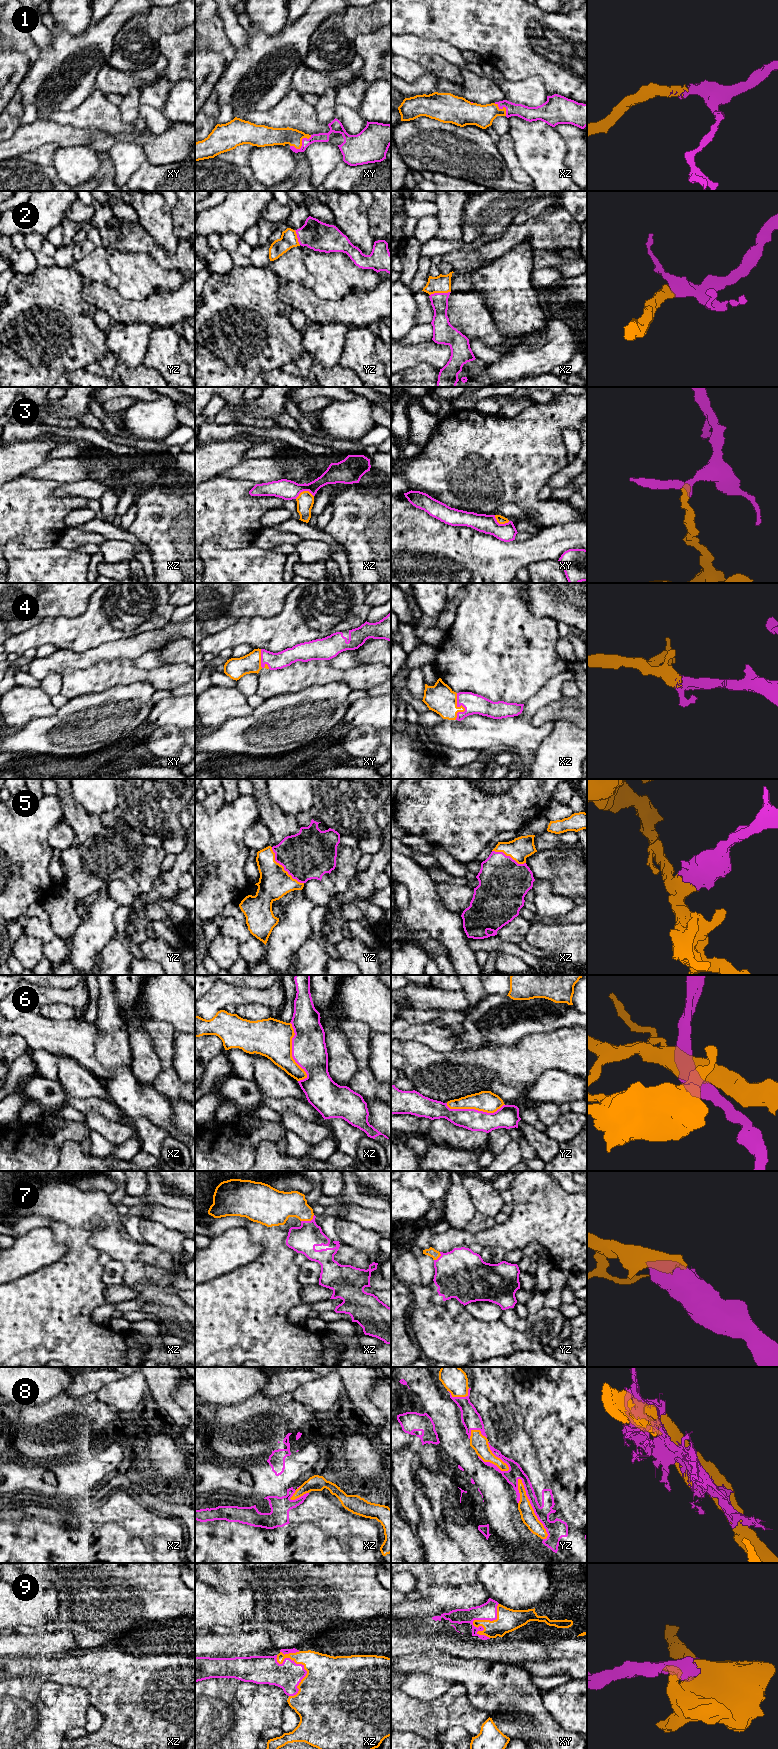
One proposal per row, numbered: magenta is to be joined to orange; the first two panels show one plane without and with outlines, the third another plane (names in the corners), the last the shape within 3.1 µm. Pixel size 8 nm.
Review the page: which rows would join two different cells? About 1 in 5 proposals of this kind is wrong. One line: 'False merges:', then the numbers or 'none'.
False merges: 3, 6

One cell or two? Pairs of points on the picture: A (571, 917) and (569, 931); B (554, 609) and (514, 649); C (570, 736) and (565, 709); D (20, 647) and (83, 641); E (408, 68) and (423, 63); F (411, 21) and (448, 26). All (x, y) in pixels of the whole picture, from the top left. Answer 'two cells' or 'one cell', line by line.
A: two cells
B: two cells
C: two cells
D: one cell
E: one cell
F: one cell

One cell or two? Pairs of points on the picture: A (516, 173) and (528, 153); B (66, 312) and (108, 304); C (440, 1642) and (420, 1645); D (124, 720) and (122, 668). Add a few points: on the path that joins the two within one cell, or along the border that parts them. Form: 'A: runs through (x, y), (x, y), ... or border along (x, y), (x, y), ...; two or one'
A: border along (513, 143), (520, 166), (532, 180); two
B: runs through (76, 303), (98, 302); one
C: runs through (435, 1642), (425, 1642); one
D: border along (146, 681), (117, 684), (101, 692); two

